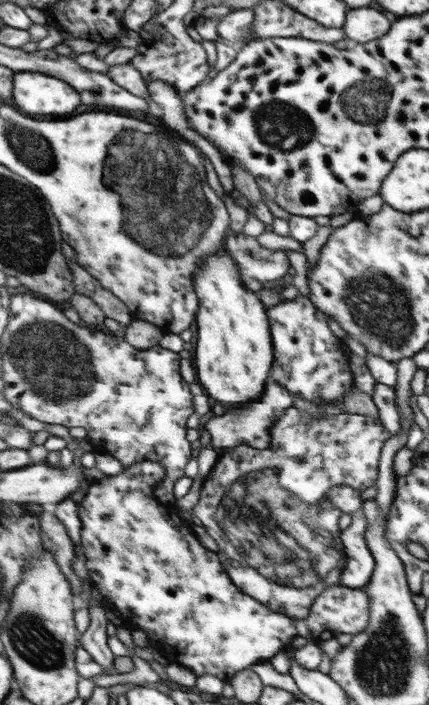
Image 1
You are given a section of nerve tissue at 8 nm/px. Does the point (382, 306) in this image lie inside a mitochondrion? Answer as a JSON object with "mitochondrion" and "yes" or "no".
{"mitochondrion":"yes"}

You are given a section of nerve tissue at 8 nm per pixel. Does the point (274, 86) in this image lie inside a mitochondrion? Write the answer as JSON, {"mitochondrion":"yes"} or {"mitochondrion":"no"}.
{"mitochondrion":"no"}

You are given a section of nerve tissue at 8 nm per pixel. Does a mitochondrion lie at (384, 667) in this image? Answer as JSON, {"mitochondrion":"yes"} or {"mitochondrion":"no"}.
{"mitochondrion":"yes"}

